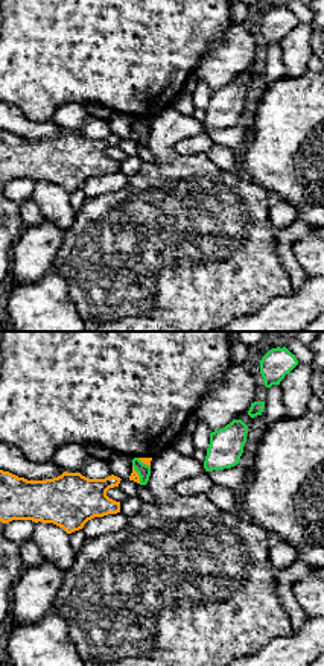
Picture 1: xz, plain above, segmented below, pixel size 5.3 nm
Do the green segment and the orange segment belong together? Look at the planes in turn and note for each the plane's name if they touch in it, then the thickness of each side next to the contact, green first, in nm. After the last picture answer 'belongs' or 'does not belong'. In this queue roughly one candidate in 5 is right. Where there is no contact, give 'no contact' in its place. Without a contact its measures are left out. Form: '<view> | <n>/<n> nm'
xz | 70/50 nm

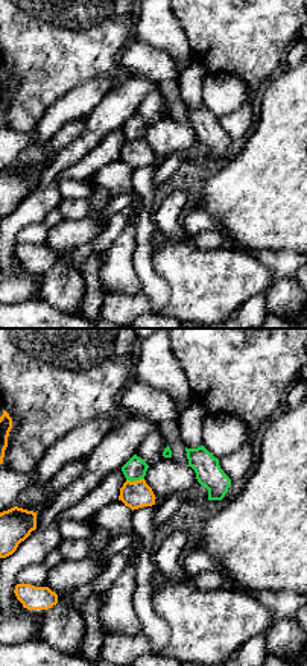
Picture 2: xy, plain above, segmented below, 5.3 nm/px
xy | 120/150 nm

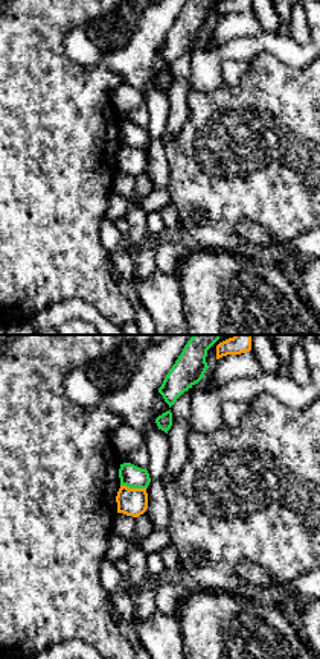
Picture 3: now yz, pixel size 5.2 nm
yz | 120/140 nm

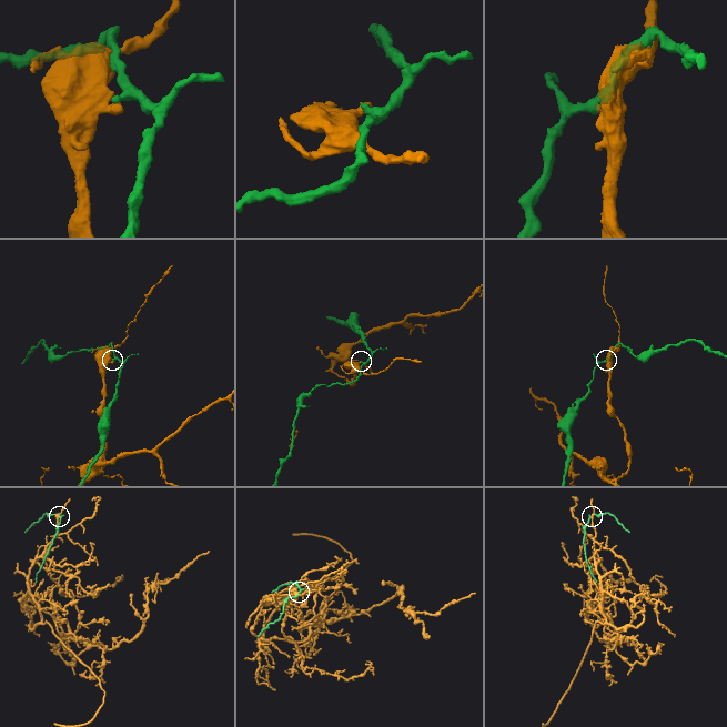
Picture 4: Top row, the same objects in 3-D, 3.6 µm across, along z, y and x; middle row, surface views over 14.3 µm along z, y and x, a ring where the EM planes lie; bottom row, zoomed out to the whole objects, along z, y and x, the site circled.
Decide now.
does not belong

